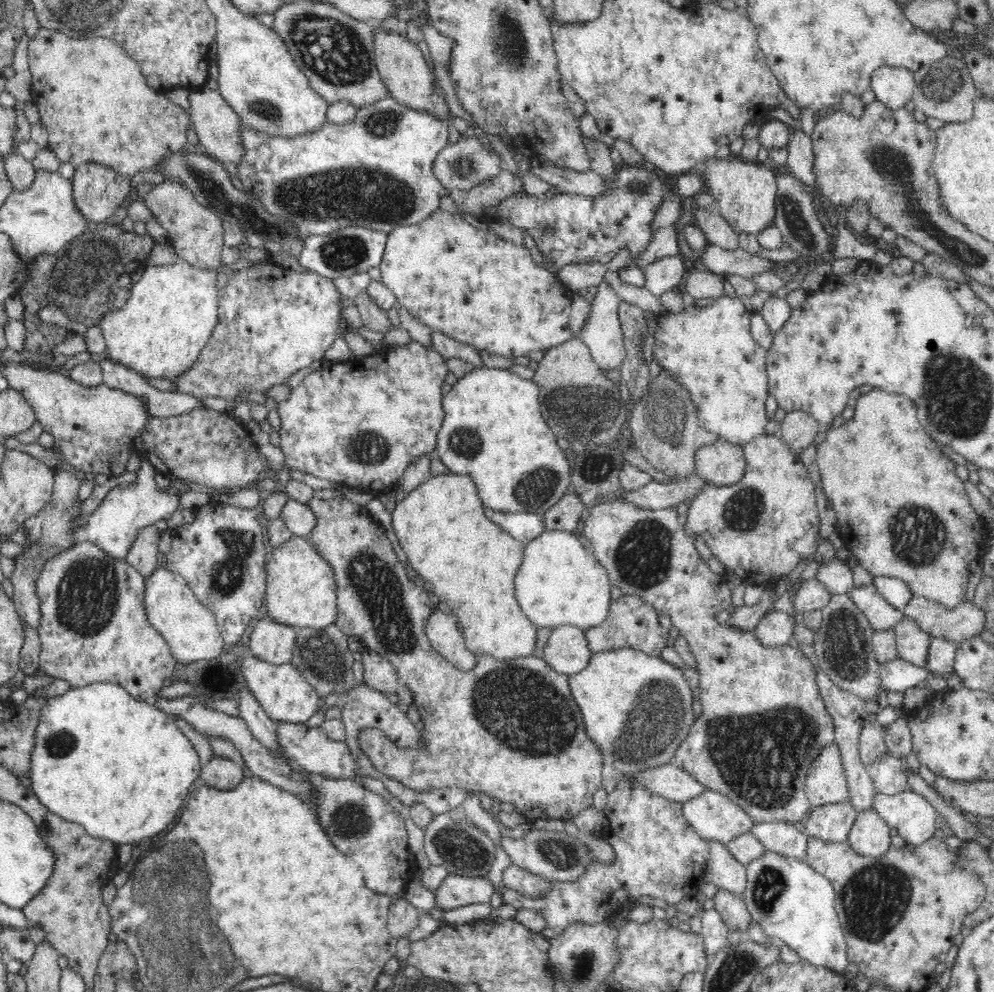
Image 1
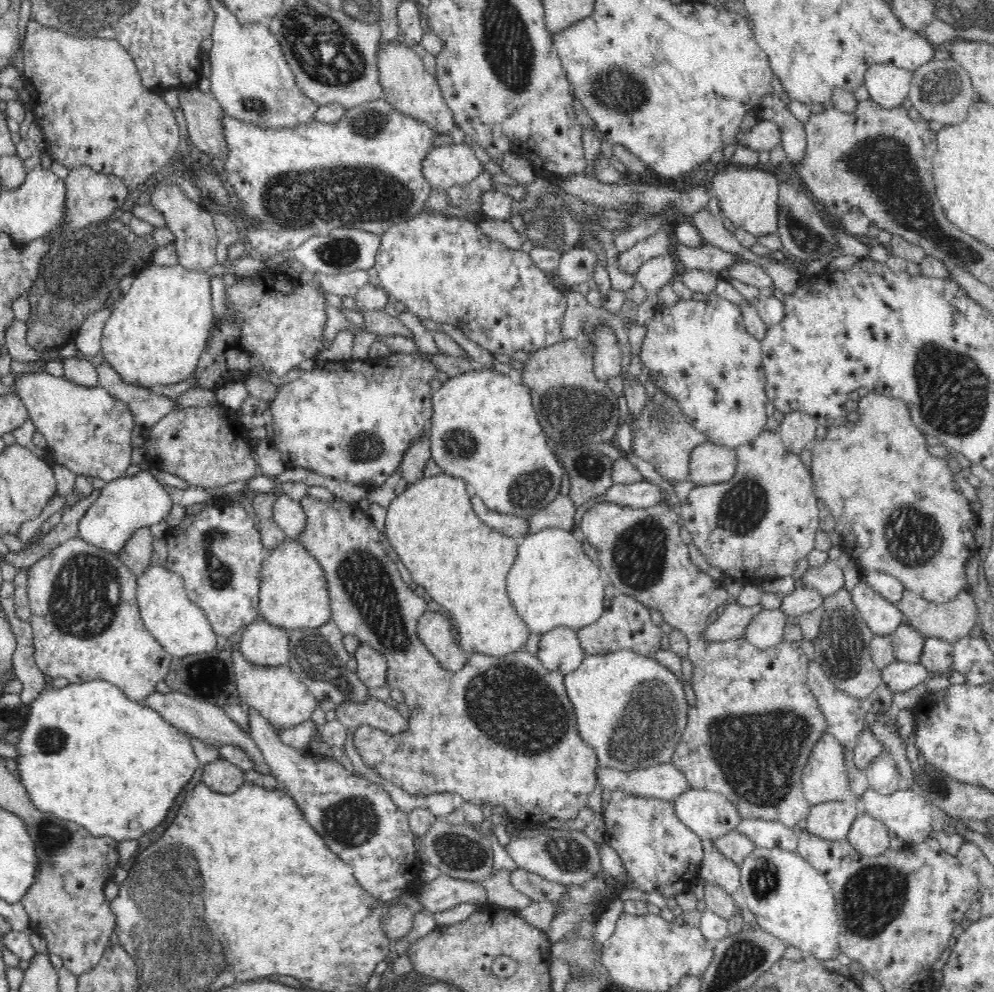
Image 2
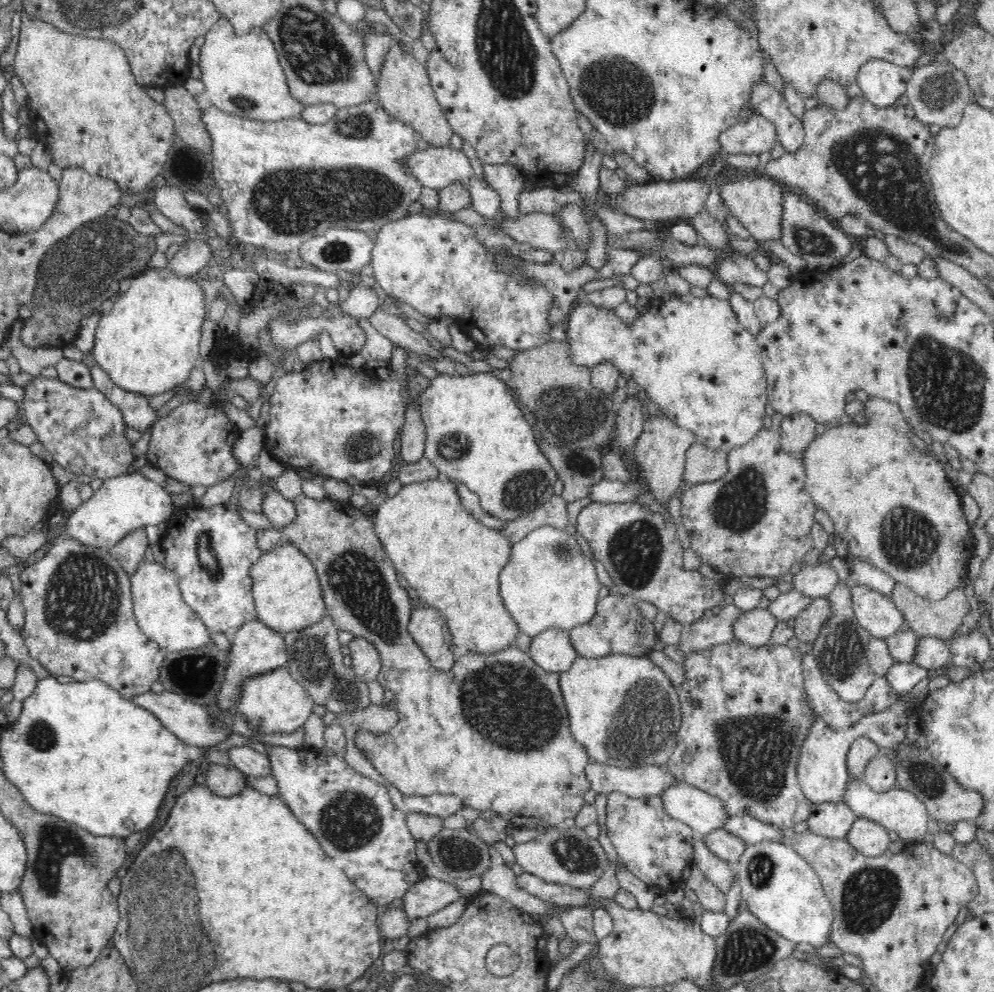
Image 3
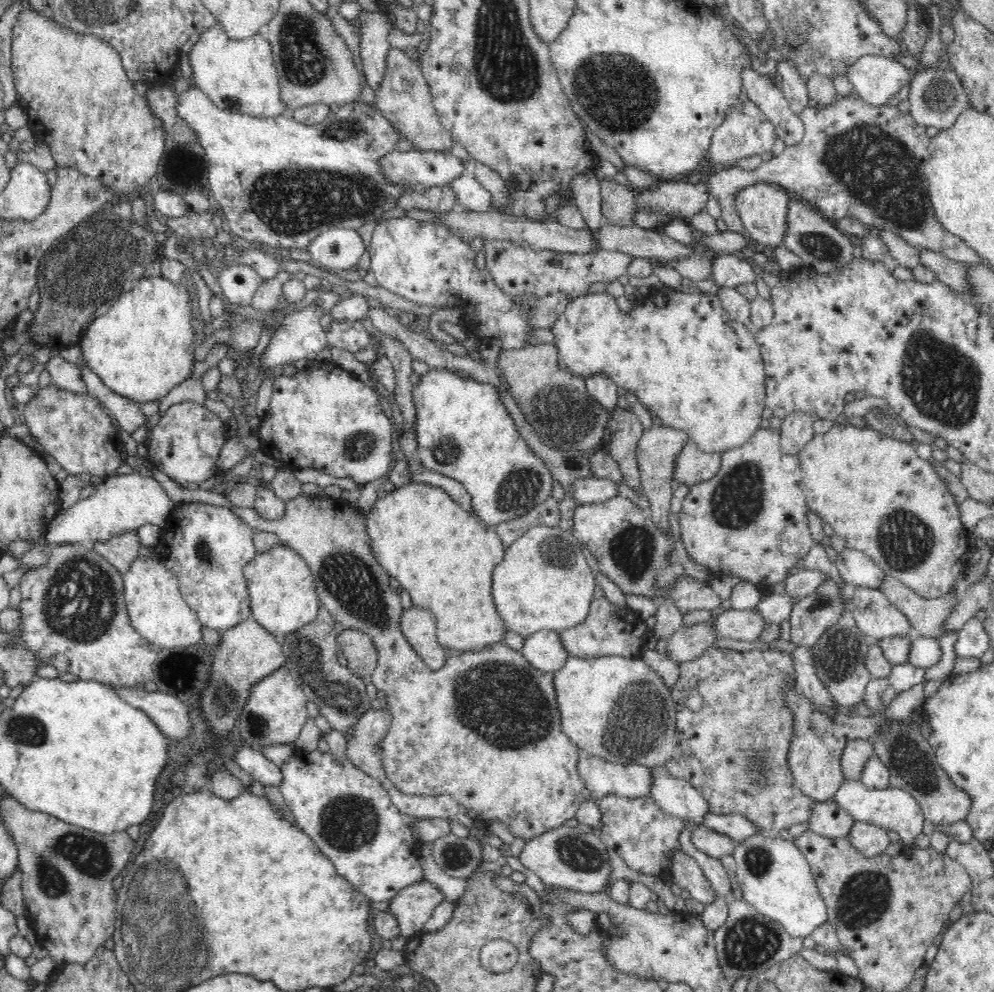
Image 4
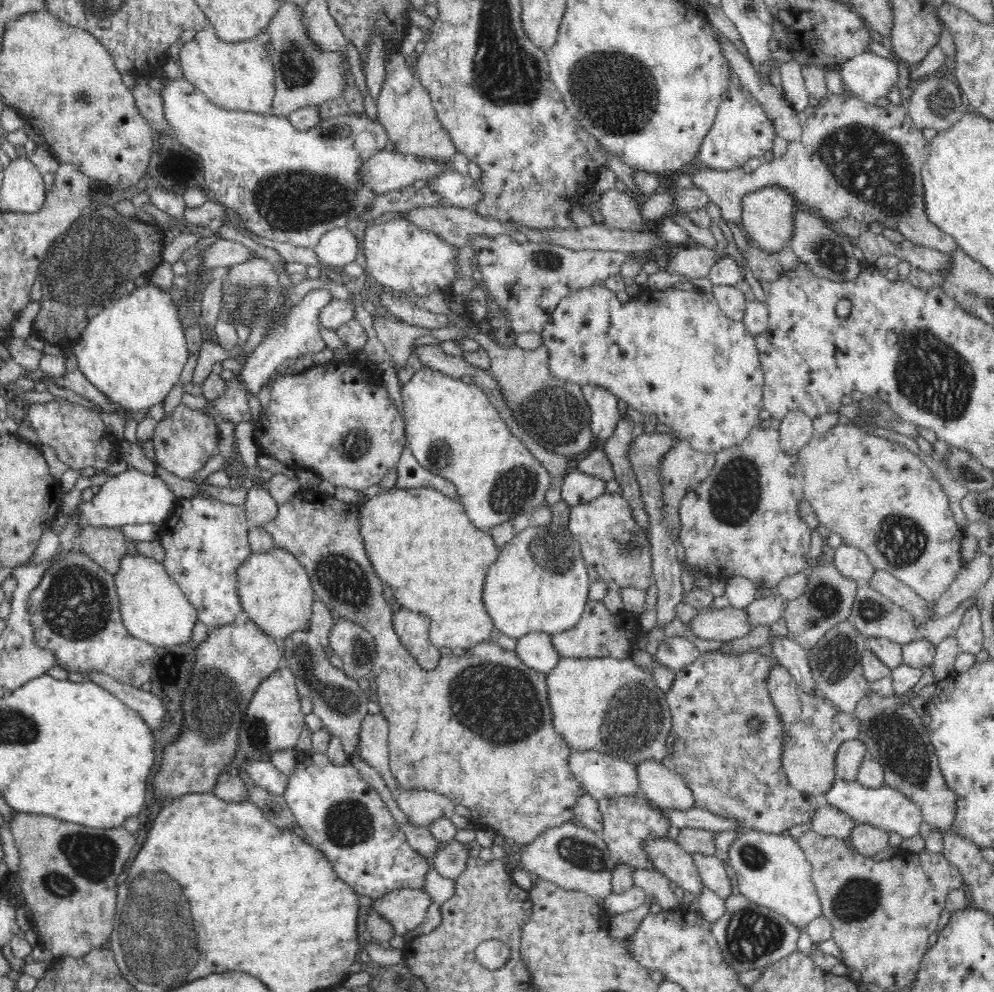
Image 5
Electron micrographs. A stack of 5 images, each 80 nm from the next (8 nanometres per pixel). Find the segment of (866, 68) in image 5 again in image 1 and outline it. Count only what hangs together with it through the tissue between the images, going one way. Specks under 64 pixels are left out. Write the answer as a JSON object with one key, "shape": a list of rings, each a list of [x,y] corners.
{"shape":[[[880,66],[872,72],[870,88],[878,102],[891,111],[897,111],[912,99],[916,88],[914,72],[904,67]]]}

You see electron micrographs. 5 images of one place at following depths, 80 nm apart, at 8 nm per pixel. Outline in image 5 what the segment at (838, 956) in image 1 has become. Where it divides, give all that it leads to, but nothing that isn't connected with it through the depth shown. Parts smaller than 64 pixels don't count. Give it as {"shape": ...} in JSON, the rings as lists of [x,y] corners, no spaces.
{"shape":[[[748,829],[745,833],[739,833],[734,839],[728,848],[728,856],[727,864],[733,877],[735,891],[742,893],[748,900],[786,916],[788,921],[800,931],[806,931],[807,926],[816,921],[818,916],[823,915],[820,899],[811,879],[812,865],[808,863],[807,856],[800,845],[790,835]]]}

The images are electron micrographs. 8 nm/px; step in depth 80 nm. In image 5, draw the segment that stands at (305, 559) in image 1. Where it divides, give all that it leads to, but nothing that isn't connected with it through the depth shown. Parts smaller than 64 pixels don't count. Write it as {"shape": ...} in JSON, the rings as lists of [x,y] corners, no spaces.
{"shape":[[[276,546],[263,553],[253,552],[240,564],[236,594],[249,620],[279,642],[307,626],[316,597],[304,565],[292,553]]]}

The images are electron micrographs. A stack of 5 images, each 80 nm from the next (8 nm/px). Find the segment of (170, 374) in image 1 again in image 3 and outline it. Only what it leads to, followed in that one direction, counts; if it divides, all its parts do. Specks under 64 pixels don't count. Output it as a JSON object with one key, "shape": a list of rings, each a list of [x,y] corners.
{"shape":[[[148,268],[142,276],[131,280],[128,290],[117,297],[112,308],[101,316],[94,338],[94,360],[112,379],[112,383],[124,391],[150,398],[168,392],[190,376],[198,360],[202,324],[208,317],[200,277],[178,276],[170,268]]]}

